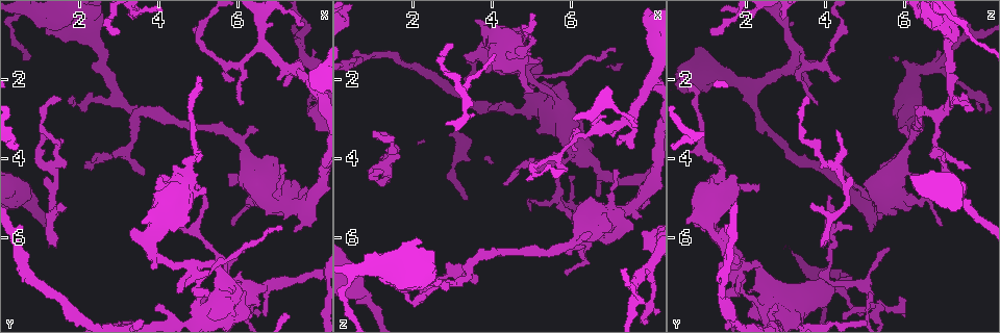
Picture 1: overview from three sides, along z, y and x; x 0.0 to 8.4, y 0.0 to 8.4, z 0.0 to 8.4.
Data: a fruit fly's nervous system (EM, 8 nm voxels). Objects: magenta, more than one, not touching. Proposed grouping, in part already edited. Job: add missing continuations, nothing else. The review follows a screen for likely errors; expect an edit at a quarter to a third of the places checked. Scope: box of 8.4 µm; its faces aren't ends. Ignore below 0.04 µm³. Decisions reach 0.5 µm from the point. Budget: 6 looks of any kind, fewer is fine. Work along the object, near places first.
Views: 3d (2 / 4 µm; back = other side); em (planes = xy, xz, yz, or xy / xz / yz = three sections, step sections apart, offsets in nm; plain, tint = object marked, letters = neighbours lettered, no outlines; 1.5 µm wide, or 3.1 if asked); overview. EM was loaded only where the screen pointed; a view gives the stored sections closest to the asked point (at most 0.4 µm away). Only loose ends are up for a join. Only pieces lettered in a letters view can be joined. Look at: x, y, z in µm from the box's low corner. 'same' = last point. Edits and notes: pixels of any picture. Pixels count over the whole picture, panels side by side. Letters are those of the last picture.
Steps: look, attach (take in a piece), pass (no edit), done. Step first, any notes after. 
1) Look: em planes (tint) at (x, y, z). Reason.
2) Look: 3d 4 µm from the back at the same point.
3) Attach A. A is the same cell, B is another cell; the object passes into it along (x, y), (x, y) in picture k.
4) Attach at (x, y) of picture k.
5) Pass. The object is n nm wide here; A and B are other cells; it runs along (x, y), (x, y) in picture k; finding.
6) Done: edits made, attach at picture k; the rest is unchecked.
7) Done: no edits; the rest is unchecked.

Look: 3d 4 µm at (1.40, 6.15, 3.90). Tapers out.

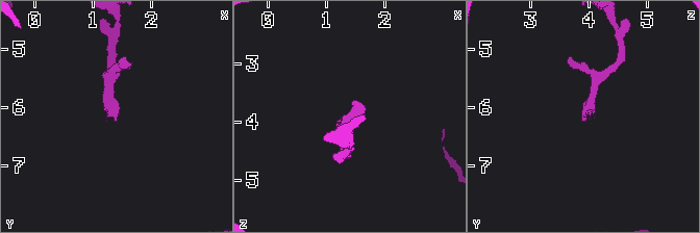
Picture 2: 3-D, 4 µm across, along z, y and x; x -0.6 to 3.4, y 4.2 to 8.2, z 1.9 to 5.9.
Look: em planes (letters) at (1.40, 6.20, 3.95).

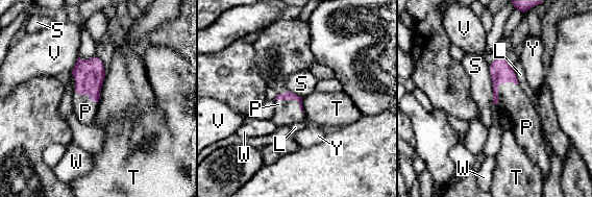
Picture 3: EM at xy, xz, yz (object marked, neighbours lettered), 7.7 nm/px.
Attach P. P is the same cell, L, S, T, V, W and Y are other cells; the object passes into it along (500, 71), (498, 85), (512, 100) in picture 3; the neuron continues.

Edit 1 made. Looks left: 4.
Look: overview.

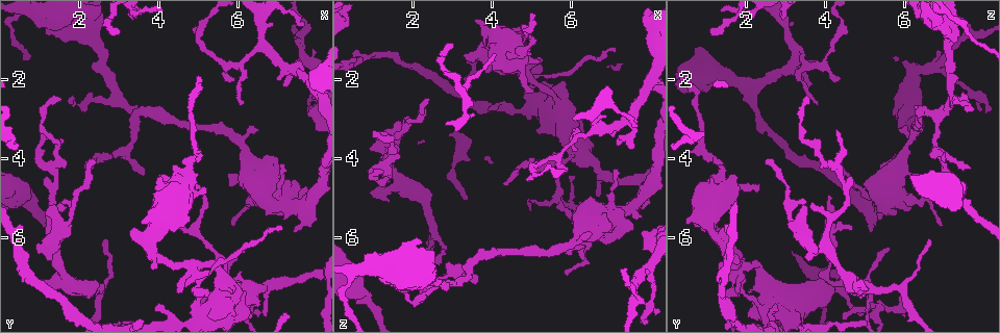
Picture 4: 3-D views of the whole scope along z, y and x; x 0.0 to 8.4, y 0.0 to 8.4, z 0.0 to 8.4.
Look: em planes (letters) at (3.95, 6.80, 1.30). Free end.

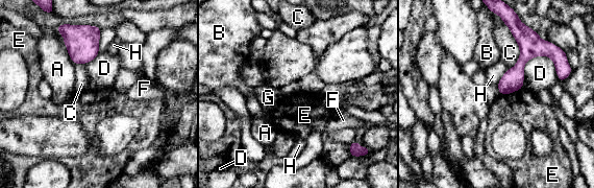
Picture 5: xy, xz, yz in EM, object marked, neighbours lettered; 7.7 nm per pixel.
Pass. A, B, C, D, E, F, G and H are other cells; it runs along (521, 39), (523, 59), (503, 92) in picture 5; none of them fits.

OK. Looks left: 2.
Look: 3d 4 µm at (7.10, 5.80, 1.25). Tapers out.

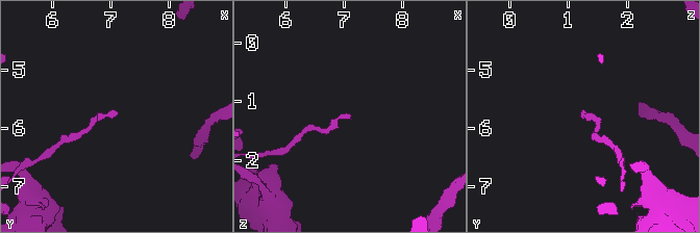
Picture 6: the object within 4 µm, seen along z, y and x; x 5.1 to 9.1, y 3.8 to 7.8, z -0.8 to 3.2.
Look: em planes (letters) at (7.10, 5.75, 1.20).

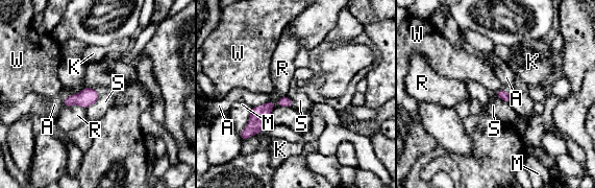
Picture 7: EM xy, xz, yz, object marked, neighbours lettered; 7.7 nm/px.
Pass. The longest contact is with M, 220 nm; A, K, M, R, S and W are other cells; a border runs along (100, 95), (85, 109) in picture 7; no lettered piece goes on from it.

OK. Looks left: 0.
Done: edits made, attach at picture 3; the rest is unchecked.

